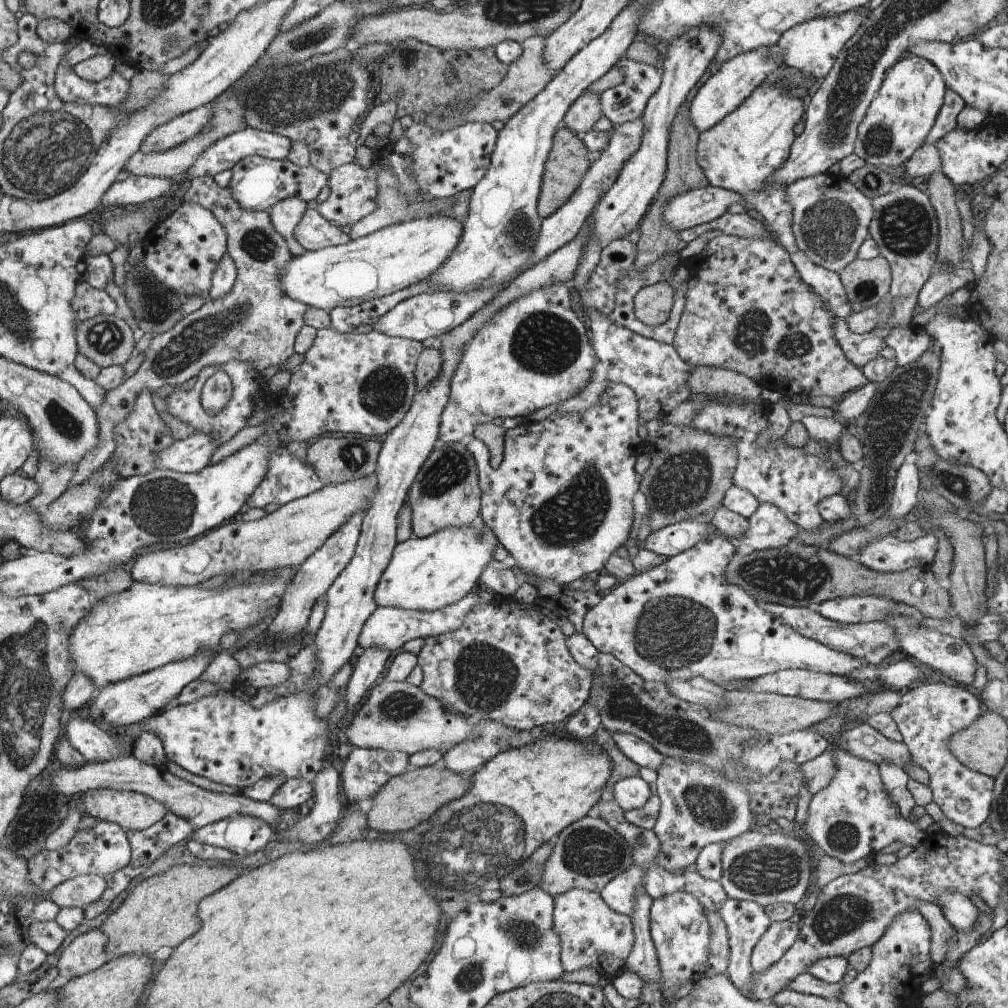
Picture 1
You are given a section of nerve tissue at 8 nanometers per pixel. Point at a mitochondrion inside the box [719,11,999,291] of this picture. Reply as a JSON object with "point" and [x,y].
{"point":[905,226]}

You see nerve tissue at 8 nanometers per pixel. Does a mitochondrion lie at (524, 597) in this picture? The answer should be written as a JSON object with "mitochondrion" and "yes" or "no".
{"mitochondrion":"no"}

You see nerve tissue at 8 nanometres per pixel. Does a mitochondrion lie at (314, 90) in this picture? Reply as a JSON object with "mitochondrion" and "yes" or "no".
{"mitochondrion":"yes"}

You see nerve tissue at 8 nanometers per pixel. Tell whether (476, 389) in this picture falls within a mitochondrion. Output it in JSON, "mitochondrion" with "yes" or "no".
{"mitochondrion":"no"}

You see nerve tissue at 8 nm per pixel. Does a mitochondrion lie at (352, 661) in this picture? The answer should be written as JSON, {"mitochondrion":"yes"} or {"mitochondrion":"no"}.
{"mitochondrion":"no"}

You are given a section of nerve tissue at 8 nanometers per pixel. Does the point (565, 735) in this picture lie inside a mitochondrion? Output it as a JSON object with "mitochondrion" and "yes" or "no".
{"mitochondrion":"no"}

